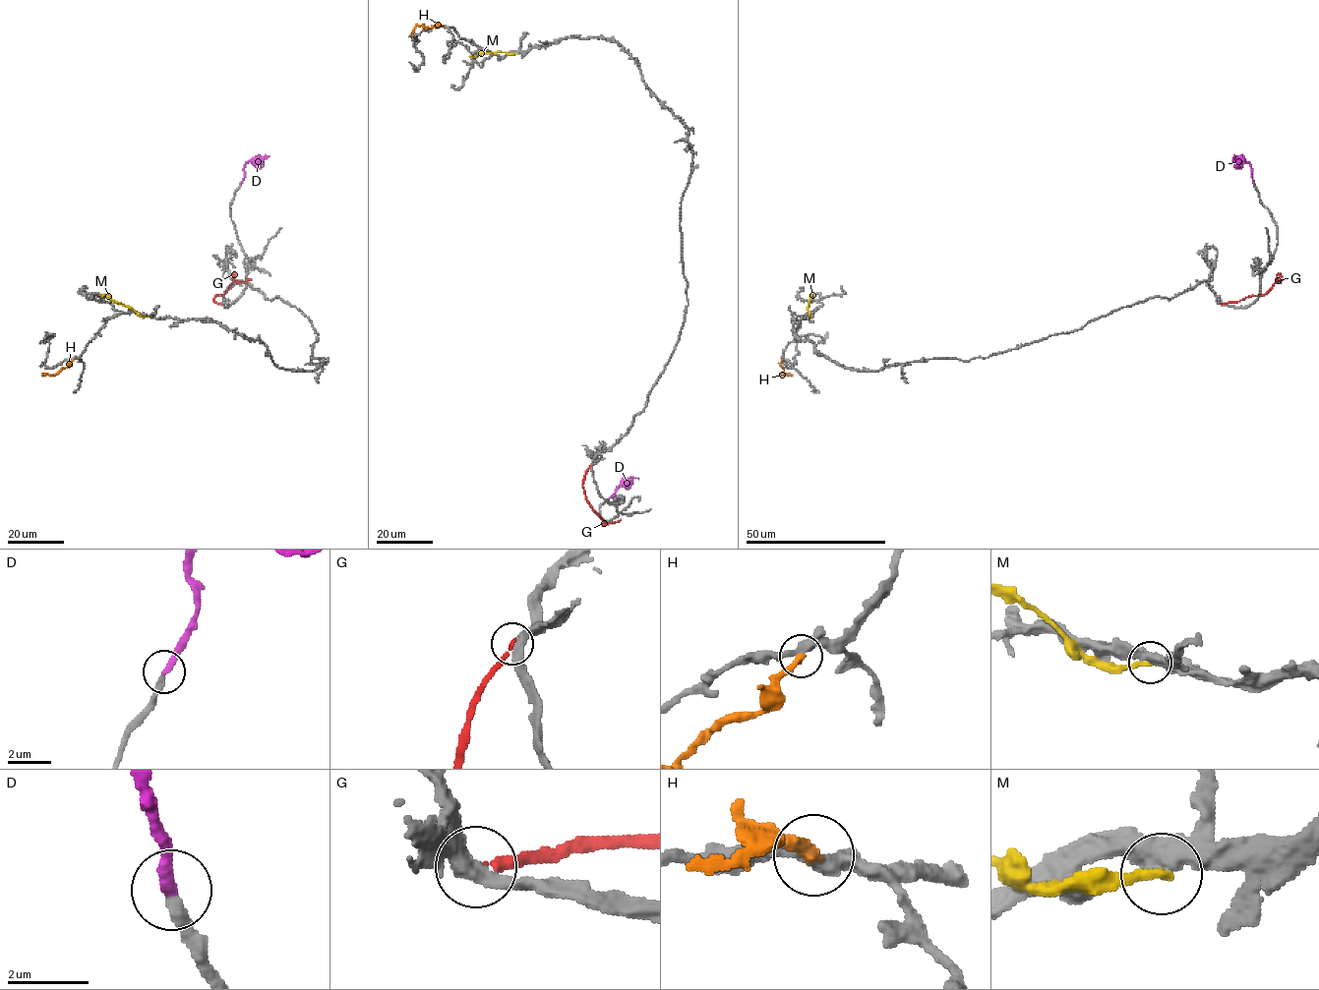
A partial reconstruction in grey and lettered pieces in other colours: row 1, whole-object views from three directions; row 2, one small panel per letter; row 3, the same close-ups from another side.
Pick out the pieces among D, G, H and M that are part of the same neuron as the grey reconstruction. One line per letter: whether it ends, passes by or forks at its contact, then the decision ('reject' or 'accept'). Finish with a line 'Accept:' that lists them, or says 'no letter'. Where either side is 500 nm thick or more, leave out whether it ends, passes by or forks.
D: it ends; accept
G: it ends; reject
H: it ends; reject
M: it ends; reject
Accept: D

